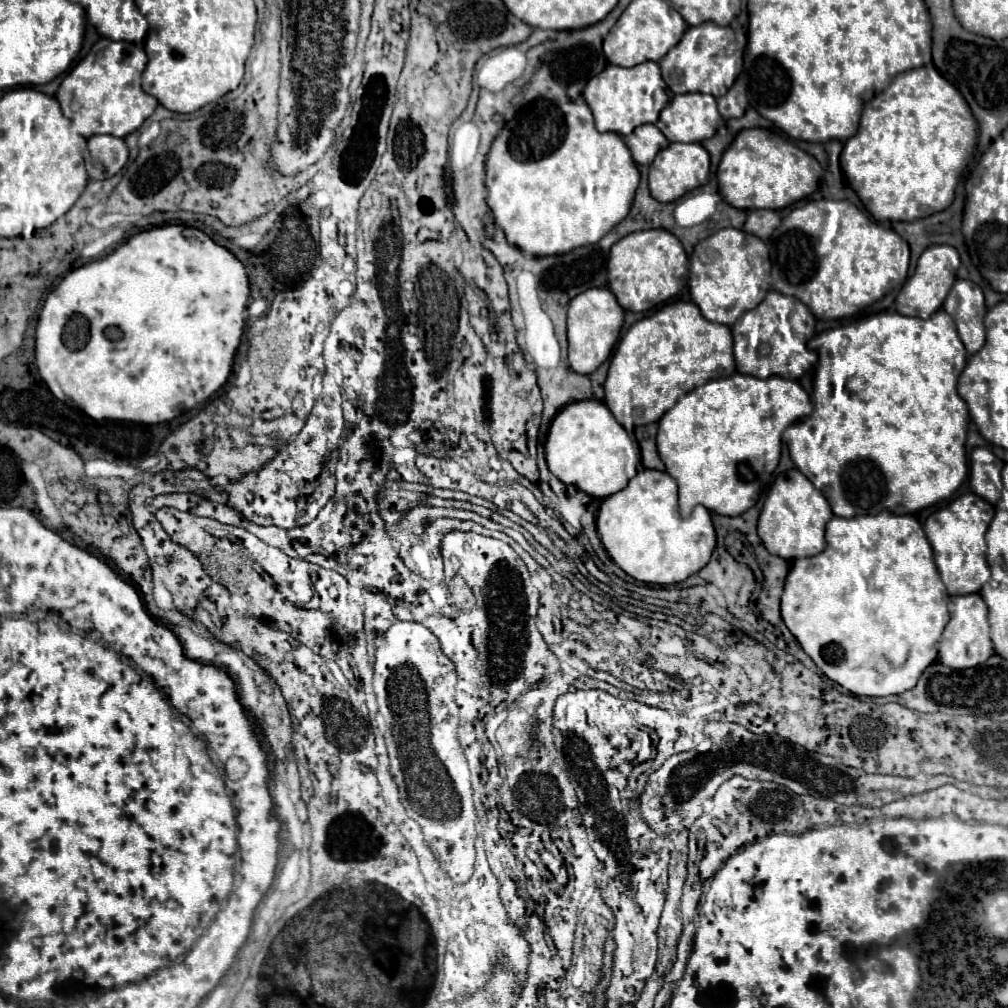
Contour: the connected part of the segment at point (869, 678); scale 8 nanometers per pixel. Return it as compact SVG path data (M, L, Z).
M880 511L878 515L856 515L852 519L844 519L844 517L832 517L830 523L826 525L826 549L814 557L806 557L806 559L796 559L790 567L790 573L786 577L786 587L782 593L782 619L786 623L786 627L790 629L790 633L798 639L800 647L804 649L804 653L816 663L816 667L834 683L838 683L840 687L844 687L846 691L850 691L856 697L884 697L884 695L900 695L908 689L912 689L922 671L932 665L938 657L938 641L940 635L946 627L946 623L950 621L950 613L948 613L948 593L946 587L938 575L938 569L934 567L934 553L930 547L930 541L926 539L926 533L922 531L922 525L918 523L918 519L914 519L912 515L894 515L892 511Z

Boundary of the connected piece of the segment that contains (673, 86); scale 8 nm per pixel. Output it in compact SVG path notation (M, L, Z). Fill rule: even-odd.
M702 23L696 27L688 27L682 41L672 47L658 65L672 93L700 91L722 97L741 72L746 45L745 33L736 32L732 27L718 27L716 23Z

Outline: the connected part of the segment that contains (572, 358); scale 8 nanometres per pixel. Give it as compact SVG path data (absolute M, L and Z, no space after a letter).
M592 287L576 295L568 305L568 361L578 373L596 371L612 353L624 323L624 309L606 287Z

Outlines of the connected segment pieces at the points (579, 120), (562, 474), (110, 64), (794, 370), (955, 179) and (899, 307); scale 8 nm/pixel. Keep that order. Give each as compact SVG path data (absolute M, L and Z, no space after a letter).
M536 99L528 105L524 105L504 127L502 131L498 133L498 137L494 139L492 147L490 147L490 153L488 153L488 159L486 159L486 189L488 189L488 207L492 209L494 213L494 219L496 223L504 229L506 233L506 239L532 253L532 255L538 255L538 257L546 257L546 255L562 255L562 253L568 253L576 247L582 247L582 245L592 245L596 241L600 241L614 225L618 225L630 211L630 205L632 205L632 199L634 199L634 191L640 183L640 173L636 169L636 163L632 161L632 155L630 155L630 149L626 147L626 143L622 141L622 137L618 133L598 133L596 127L594 127L594 117L592 117L592 111L588 109L588 105L578 105L574 101L564 101L564 103L556 103L556 101L546 101L546 99Z
M584 399L562 407L554 417L546 439L548 469L566 485L606 499L626 487L630 477L636 475L640 463L640 449L634 436L626 431L600 401Z
M98 39L90 53L64 77L56 99L62 113L72 121L72 129L82 137L106 133L126 137L136 131L156 109L158 101L140 89L140 75L148 63L142 47L112 39Z
M768 291L766 299L752 311L746 311L738 323L732 325L734 335L734 359L738 373L768 377L782 375L784 379L798 379L804 375L818 359L816 353L806 349L806 339L814 333L816 319L810 315L808 307L796 297L786 297L778 291Z
M931 63L923 67L918 67L918 69L904 71L902 75L896 75L892 79L892 83L880 95L876 95L872 101L868 101L864 105L864 113L862 113L862 119L860 119L860 129L858 129L858 133L854 137L850 137L844 143L844 149L842 149L842 155L840 155L840 167L842 167L844 175L846 175L848 185L858 193L860 201L864 203L864 207L870 211L870 215L876 221L914 221L914 219L922 219L922 217L928 217L932 213L944 211L952 203L954 189L956 189L956 185L958 185L962 176L960 174L966 168L968 164L967 159L970 159L977 141L978 125L976 119L974 119L974 115L972 115L972 111L970 111L970 107L968 107L968 103L962 99L960 91L950 81L946 81Z
M930 245L918 259L914 275L904 283L896 297L896 311L910 317L928 319L934 311L938 311L956 279L956 269L960 267L958 251L950 245Z

